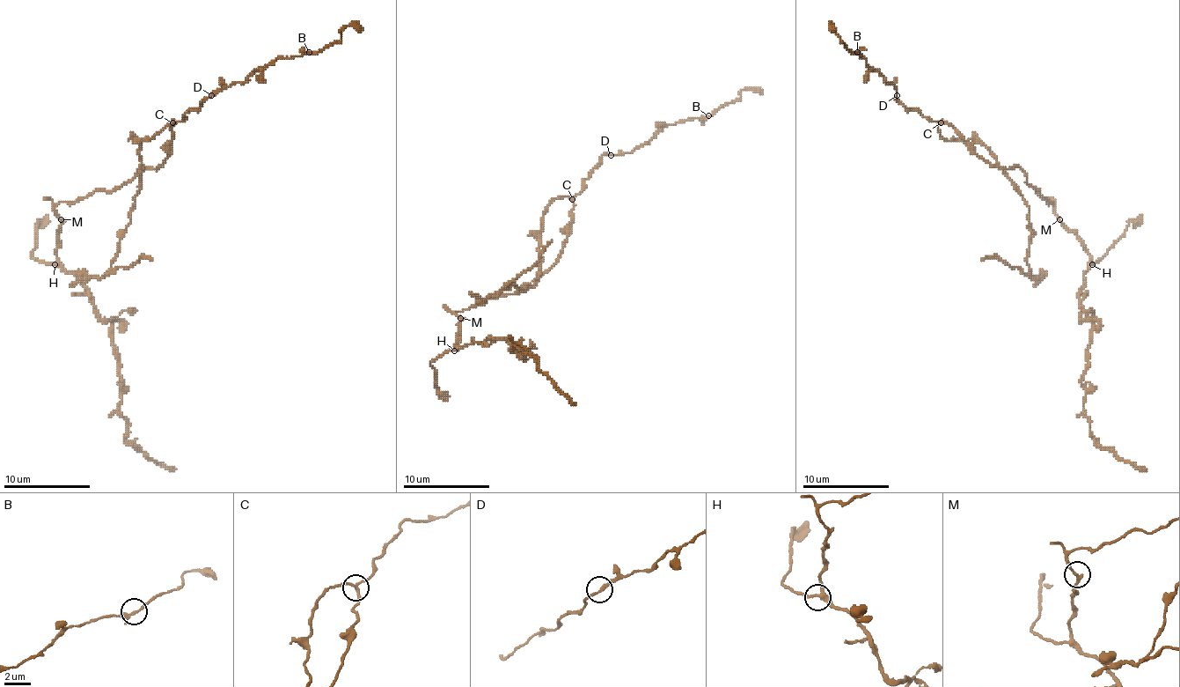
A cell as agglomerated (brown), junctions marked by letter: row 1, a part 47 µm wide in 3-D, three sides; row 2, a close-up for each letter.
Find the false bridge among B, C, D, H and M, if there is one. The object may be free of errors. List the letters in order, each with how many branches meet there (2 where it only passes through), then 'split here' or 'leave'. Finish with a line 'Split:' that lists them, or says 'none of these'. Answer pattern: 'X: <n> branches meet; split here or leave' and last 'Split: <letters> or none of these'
B: 3 branches meet; leave
C: 3 branches meet; split here
D: 2 branches meet; leave
H: 3 branches meet; leave
M: 2 branches meet; leave
Split: C

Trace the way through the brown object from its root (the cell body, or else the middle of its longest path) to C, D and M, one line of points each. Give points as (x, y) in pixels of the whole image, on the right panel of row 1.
C: (1033, 188), (1018, 166), (1005, 169), (985, 163), (951, 126), (940, 123)
D: (1033, 188), (1018, 166), (1005, 169), (985, 163), (951, 126), (927, 119), (919, 110), (907, 110), (897, 95)
M: (1033, 188), (1049, 202), (1053, 202), (1053, 212), (1059, 219)

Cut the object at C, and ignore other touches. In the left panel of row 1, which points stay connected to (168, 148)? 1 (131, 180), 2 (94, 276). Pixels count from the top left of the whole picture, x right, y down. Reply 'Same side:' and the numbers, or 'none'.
Same side: 1

